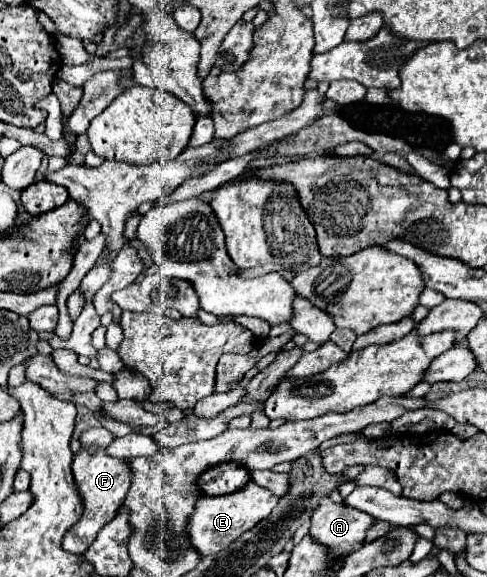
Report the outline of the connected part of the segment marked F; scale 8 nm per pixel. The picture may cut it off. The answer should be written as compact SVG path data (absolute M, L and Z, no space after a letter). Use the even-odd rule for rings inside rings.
M89 428L83 436L81 436L81 452L73 458L73 464L71 464L71 470L73 470L73 478L75 478L75 484L77 484L77 490L79 490L79 496L83 498L83 514L79 518L77 524L73 524L65 536L63 536L63 542L61 542L61 548L65 552L71 552L71 554L85 554L85 550L93 544L93 540L97 538L99 530L111 522L117 514L117 510L121 508L123 504L123 496L127 494L127 488L129 488L129 482L131 482L131 474L129 474L129 468L127 468L127 462L125 460L115 460L111 456L105 454L105 446L113 440L113 434L107 432L105 428ZM91 444L97 444L99 450L97 454L87 454L85 446L91 446Z

